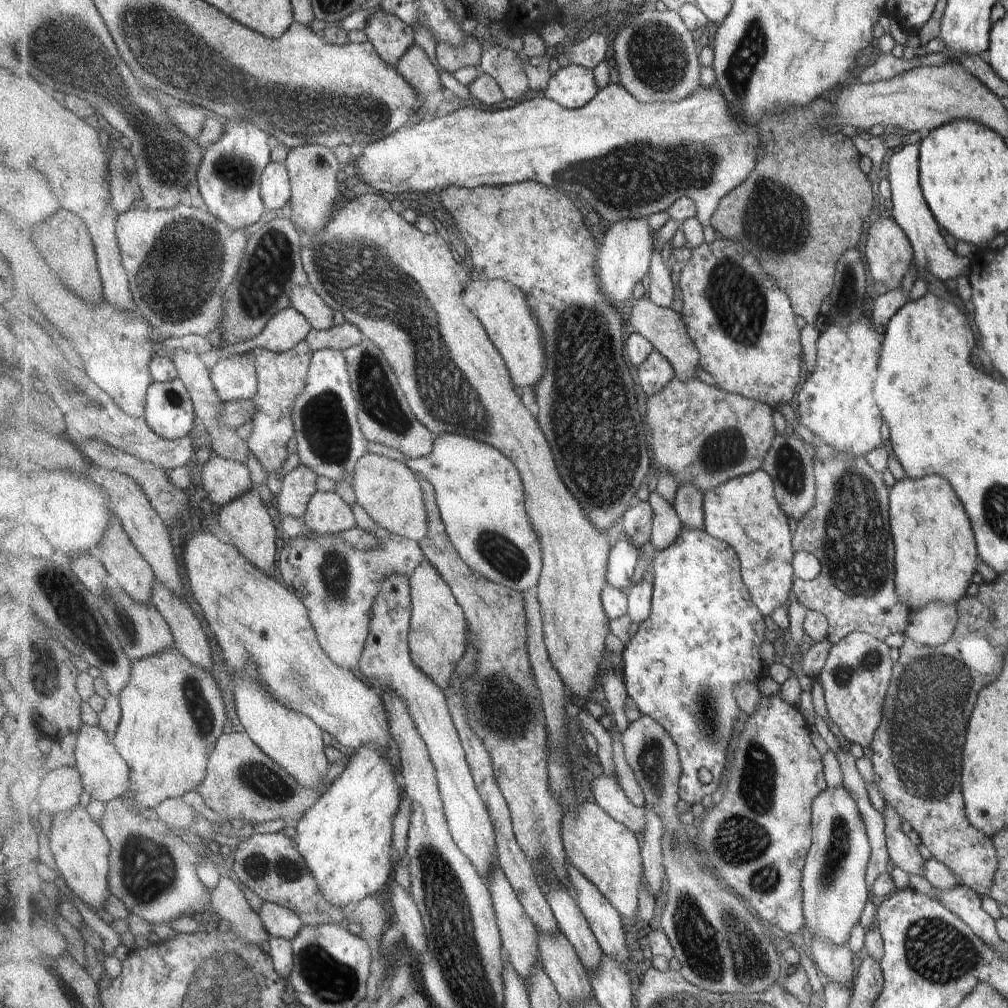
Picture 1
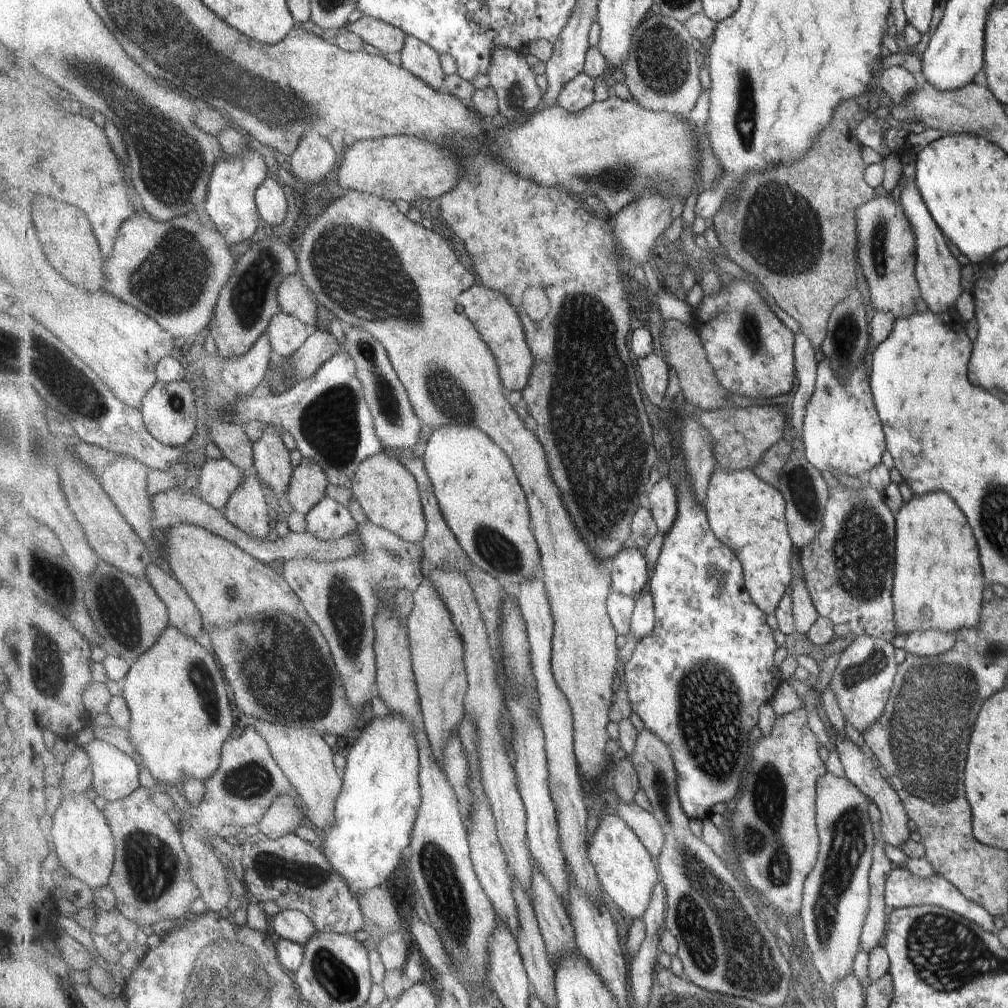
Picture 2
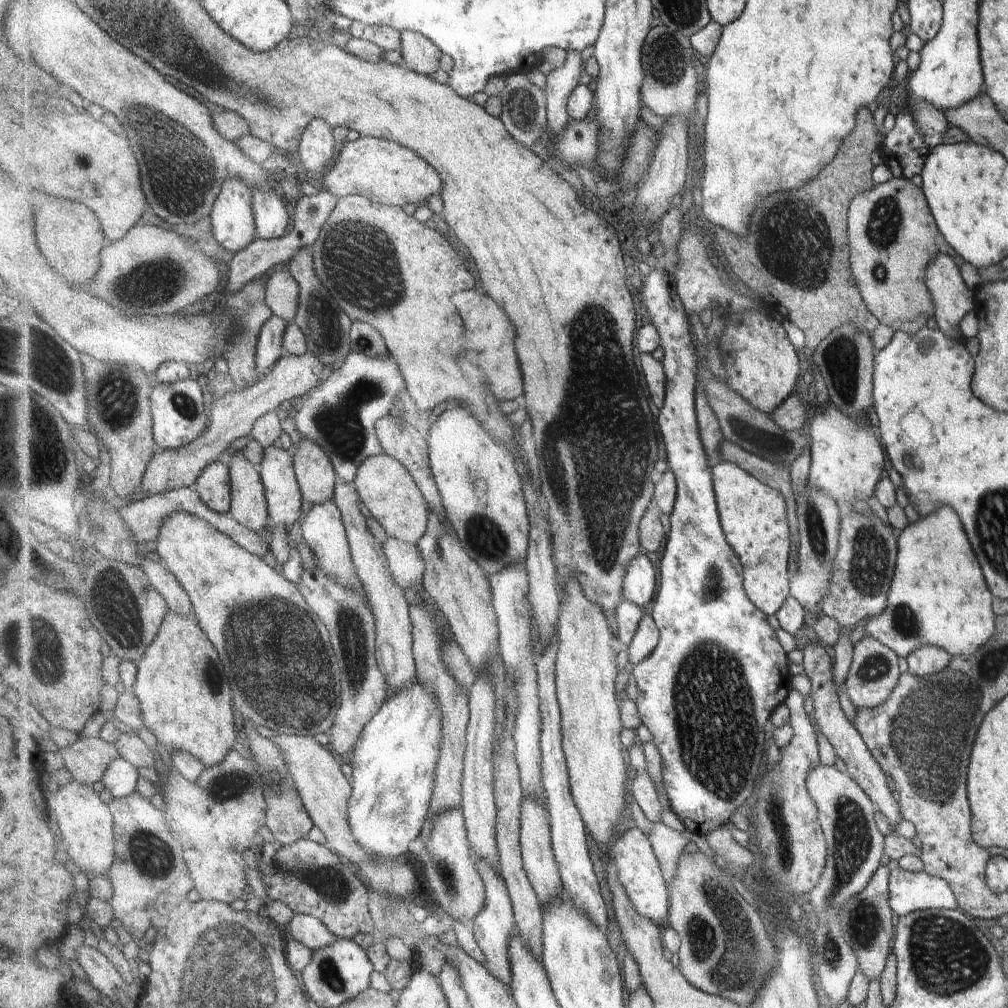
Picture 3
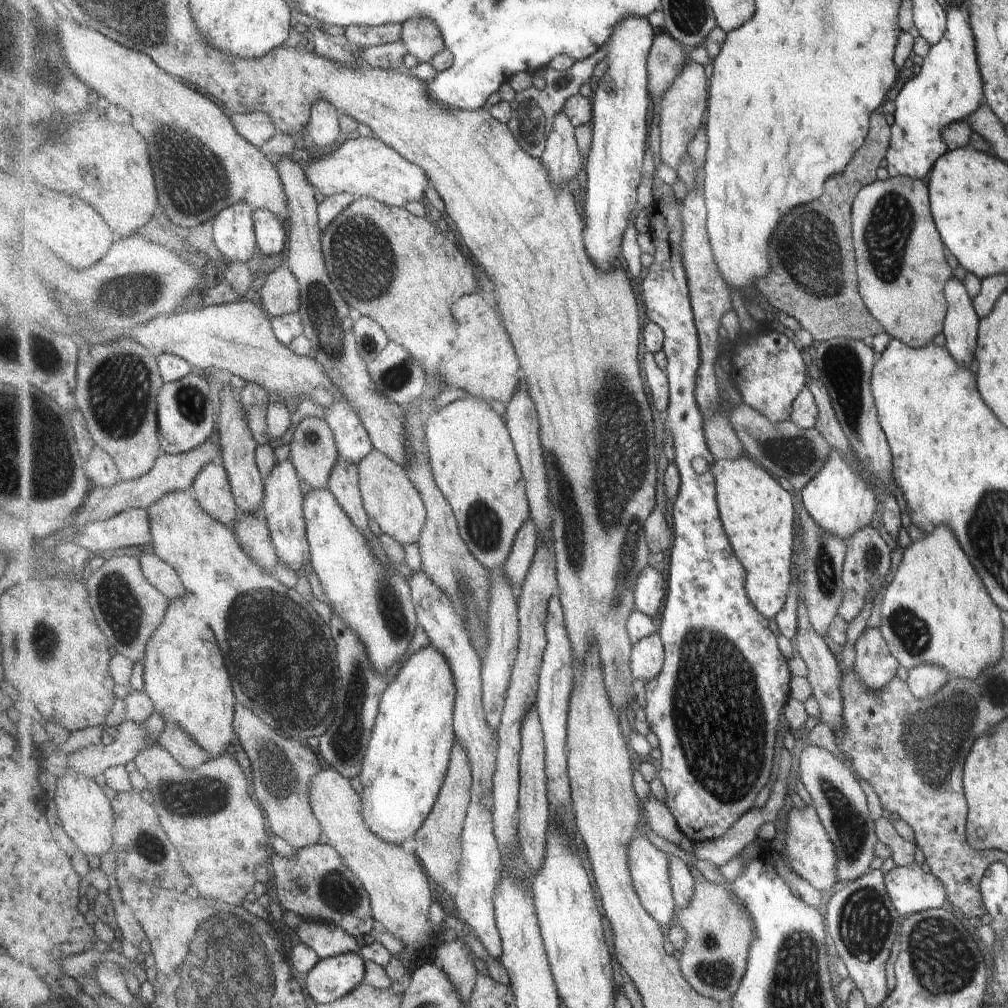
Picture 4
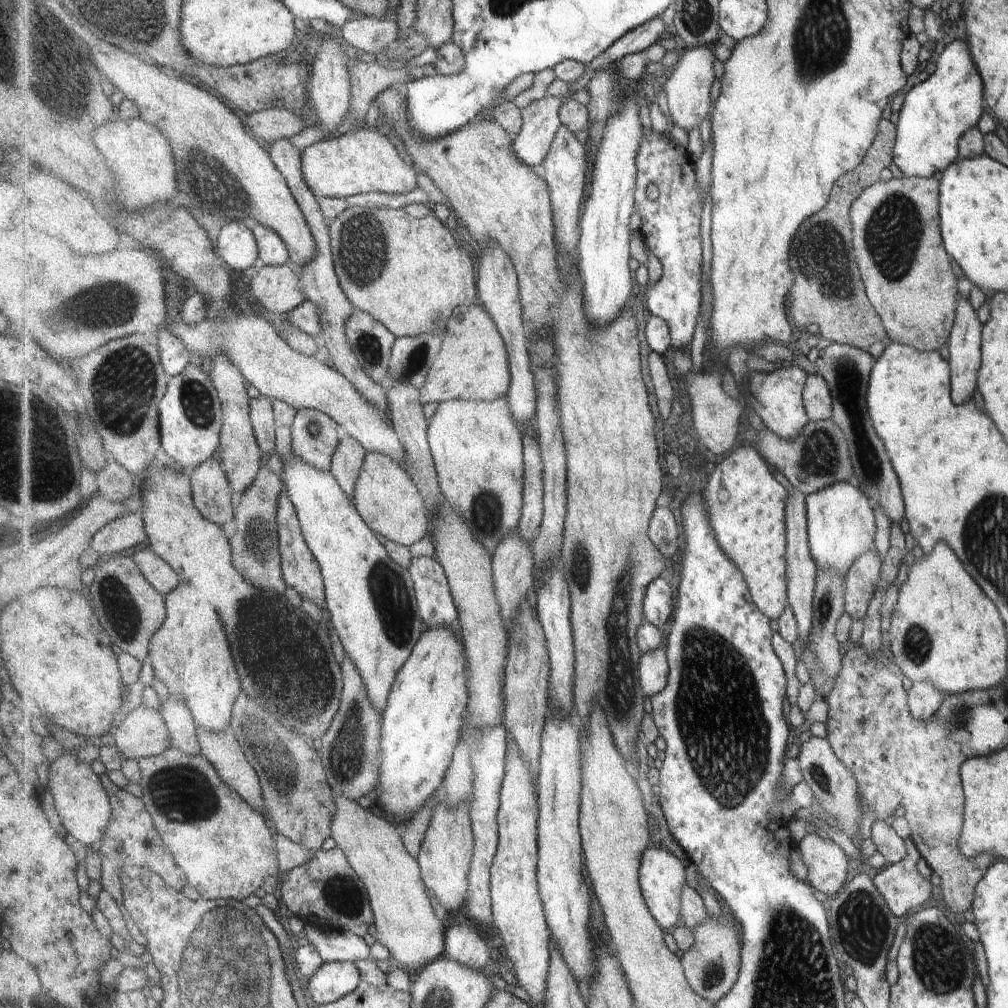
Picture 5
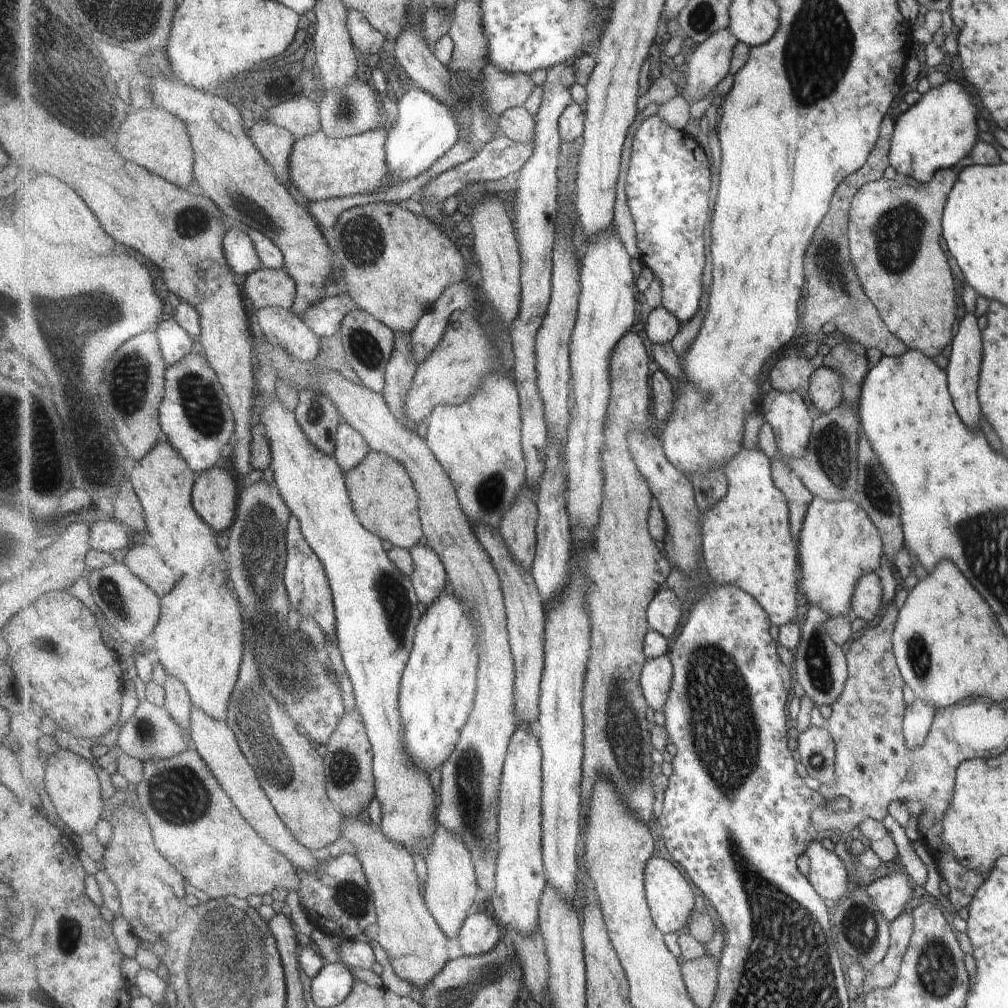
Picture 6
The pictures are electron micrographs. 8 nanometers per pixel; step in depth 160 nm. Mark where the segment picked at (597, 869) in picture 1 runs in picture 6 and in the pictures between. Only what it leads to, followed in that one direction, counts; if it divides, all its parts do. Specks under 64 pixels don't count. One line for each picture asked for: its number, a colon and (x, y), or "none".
2: (629, 872)
3: (638, 867)
4: (650, 867)
5: (662, 876)
6: (671, 898)

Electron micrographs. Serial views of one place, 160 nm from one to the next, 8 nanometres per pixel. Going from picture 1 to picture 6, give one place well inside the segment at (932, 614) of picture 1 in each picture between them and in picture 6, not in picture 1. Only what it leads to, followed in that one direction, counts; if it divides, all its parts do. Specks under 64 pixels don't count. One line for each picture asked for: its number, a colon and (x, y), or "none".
2: (931, 643)
3: (925, 660)
4: (923, 680)
5: (922, 699)
6: (917, 718)

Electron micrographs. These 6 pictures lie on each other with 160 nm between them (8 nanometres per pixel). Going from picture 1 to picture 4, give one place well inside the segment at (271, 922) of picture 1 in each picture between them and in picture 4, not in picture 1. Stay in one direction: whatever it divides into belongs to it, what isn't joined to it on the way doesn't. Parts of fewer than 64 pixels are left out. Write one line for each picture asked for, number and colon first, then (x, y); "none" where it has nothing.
2: (296, 926)
3: (308, 929)
4: (328, 940)

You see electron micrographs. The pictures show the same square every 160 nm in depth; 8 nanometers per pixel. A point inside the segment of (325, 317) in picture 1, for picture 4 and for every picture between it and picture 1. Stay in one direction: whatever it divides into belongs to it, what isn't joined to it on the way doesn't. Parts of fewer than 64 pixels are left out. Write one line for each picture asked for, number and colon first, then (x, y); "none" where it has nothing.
2: (295, 299)
3: (282, 289)
4: (280, 295)

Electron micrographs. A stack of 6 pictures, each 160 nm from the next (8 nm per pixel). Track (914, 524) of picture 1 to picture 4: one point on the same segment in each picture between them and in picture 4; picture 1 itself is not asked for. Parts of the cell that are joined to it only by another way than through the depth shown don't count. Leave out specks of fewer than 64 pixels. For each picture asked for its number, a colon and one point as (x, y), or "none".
2: (937, 581)
3: (936, 596)
4: (935, 611)

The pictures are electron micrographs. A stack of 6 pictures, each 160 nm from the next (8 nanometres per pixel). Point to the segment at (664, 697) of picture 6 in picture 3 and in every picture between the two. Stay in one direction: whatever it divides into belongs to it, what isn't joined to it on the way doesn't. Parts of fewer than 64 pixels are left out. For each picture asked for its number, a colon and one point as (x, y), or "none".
3: (647, 638)
4: (648, 657)
5: (654, 669)

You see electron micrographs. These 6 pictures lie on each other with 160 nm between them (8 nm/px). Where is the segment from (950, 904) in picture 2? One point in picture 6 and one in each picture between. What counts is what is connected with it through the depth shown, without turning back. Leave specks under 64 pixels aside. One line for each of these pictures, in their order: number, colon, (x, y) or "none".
3: (908, 891)
4: (910, 890)
5: (903, 889)
6: (889, 894)

